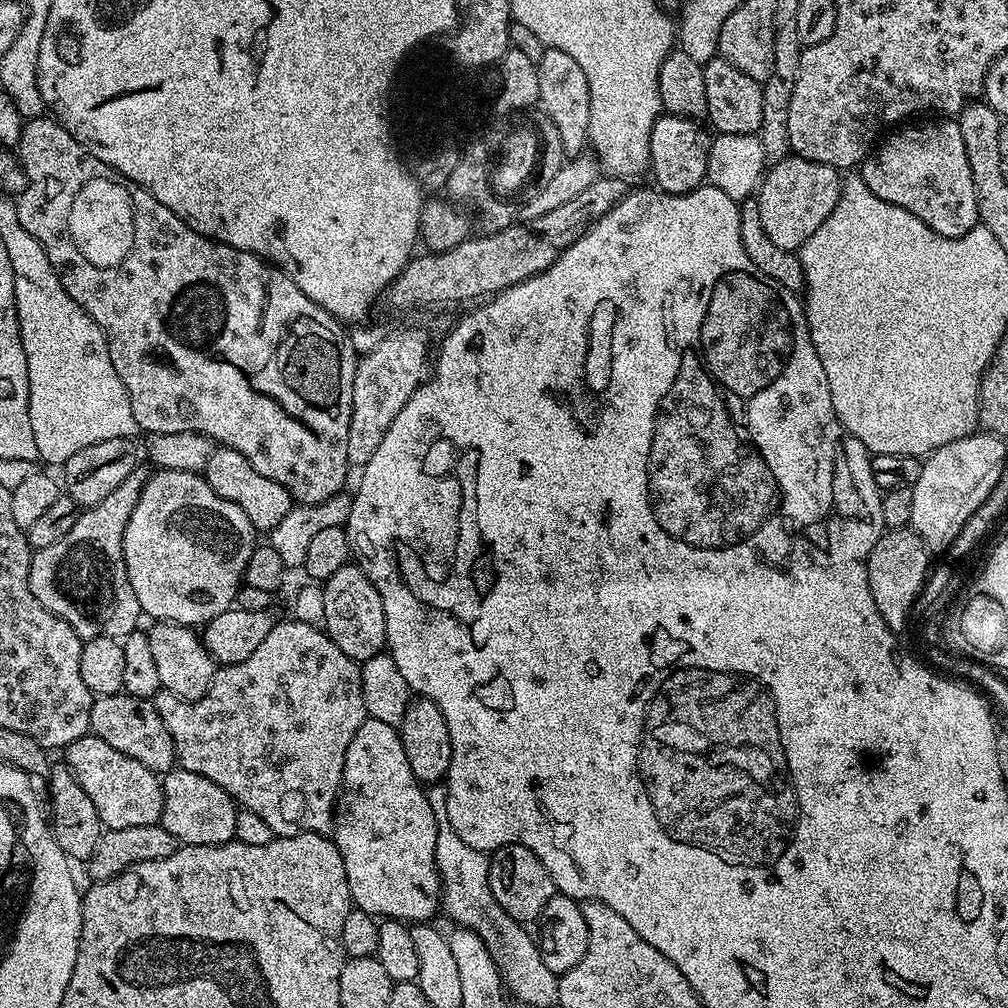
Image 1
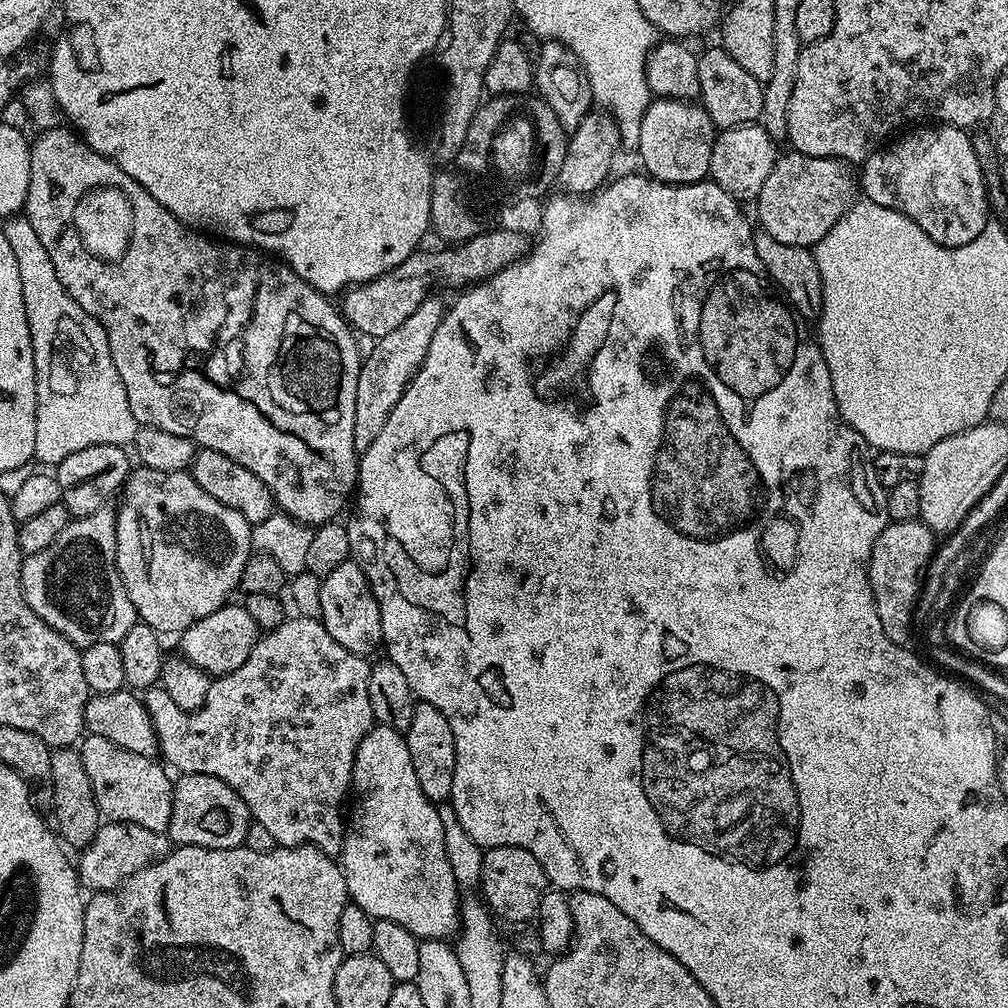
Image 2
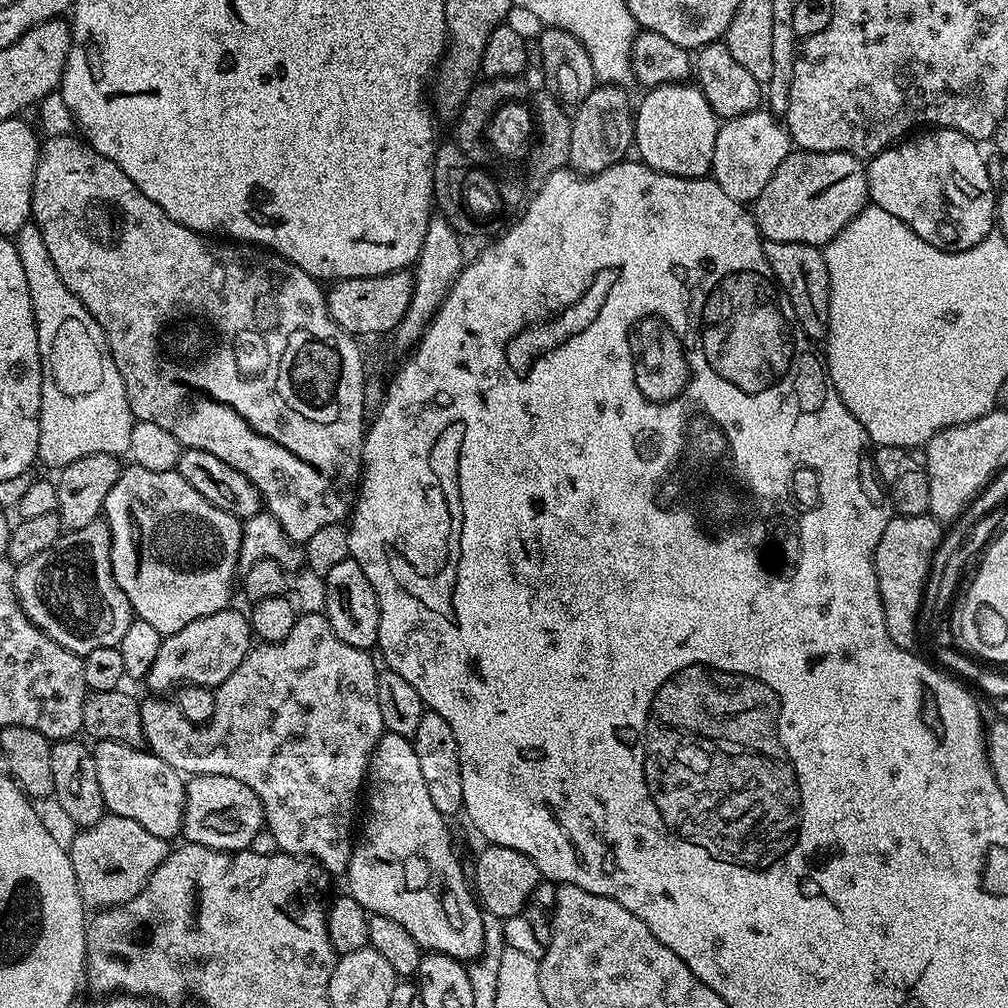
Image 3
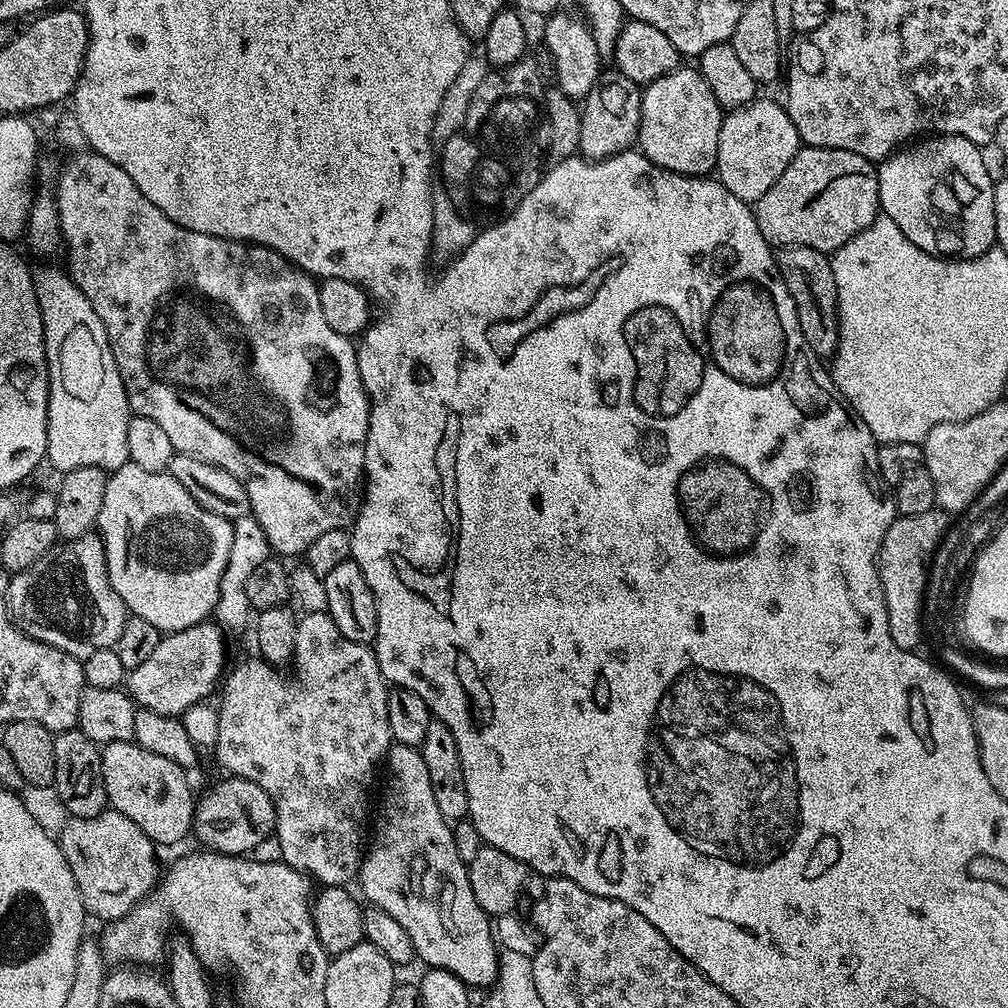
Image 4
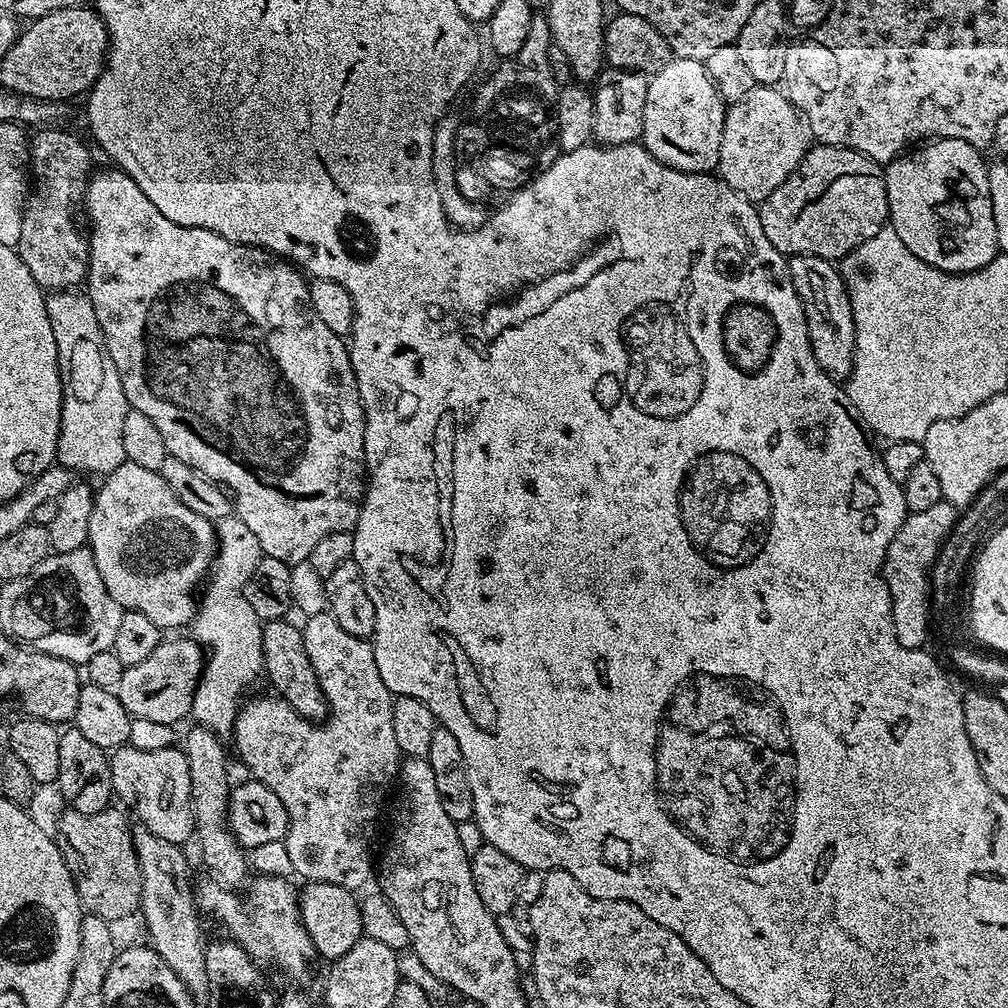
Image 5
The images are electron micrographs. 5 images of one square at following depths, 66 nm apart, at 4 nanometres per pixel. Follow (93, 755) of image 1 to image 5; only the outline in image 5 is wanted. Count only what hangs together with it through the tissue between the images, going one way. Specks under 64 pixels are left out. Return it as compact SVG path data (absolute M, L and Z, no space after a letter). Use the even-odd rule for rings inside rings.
M121 746L111 753L110 763L115 799L121 800L119 803L133 817L136 815L140 819L137 821L146 830L150 830L150 834L158 834L158 838L166 838L166 842L181 846L193 839L196 823L190 794L190 766L186 762L183 747L138 750L131 746Z

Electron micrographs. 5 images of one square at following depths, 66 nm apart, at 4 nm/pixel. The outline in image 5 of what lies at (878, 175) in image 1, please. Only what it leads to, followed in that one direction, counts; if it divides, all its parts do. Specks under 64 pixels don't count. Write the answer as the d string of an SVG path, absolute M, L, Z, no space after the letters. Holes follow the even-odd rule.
M946 138L945 140L933 139L923 146L913 147L903 154L890 161L884 168L886 178L886 198L888 199L888 218L891 228L902 238L902 243L906 245L906 250L914 254L922 262L934 266L943 272L977 272L982 270L1000 252L998 246L998 230L994 226L994 210L990 202L990 182L988 181L988 164L983 160L981 149L970 146L970 142L962 142L958 138Z

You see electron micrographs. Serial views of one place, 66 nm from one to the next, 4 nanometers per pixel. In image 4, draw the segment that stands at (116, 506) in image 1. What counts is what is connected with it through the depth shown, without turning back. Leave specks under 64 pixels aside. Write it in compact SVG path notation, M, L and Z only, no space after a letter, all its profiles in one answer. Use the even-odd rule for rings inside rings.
M91 531L82 538L57 542L50 551L42 554L42 558L38 558L38 562L34 562L34 566L15 573L8 581L8 611L12 613L16 626L26 635L72 656L83 658L94 654L94 650L113 647L118 642L118 634L122 634L126 609L122 598L118 598L110 586L106 552L99 535Z

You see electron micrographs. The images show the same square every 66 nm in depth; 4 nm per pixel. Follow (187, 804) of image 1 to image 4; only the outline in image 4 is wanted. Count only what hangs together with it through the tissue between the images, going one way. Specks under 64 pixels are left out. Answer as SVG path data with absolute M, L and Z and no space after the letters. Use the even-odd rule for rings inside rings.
M223 778L204 797L196 800L196 813L192 819L194 836L201 840L205 849L222 852L226 856L244 856L261 847L264 840L276 830L276 811L270 794L246 778Z

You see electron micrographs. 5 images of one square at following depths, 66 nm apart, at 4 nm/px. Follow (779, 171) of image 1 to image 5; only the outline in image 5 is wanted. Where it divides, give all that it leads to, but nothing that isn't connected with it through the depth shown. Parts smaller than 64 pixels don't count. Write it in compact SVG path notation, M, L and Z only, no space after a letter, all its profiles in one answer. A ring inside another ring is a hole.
M817 143L809 147L794 174L790 174L790 178L786 178L786 182L782 182L774 194L759 201L758 211L762 234L770 238L770 246L774 246L774 250L778 250L785 258L817 256L833 262L843 261L844 257L862 246L866 238L874 238L874 234L878 234L878 230L889 223L884 168L849 148Z

